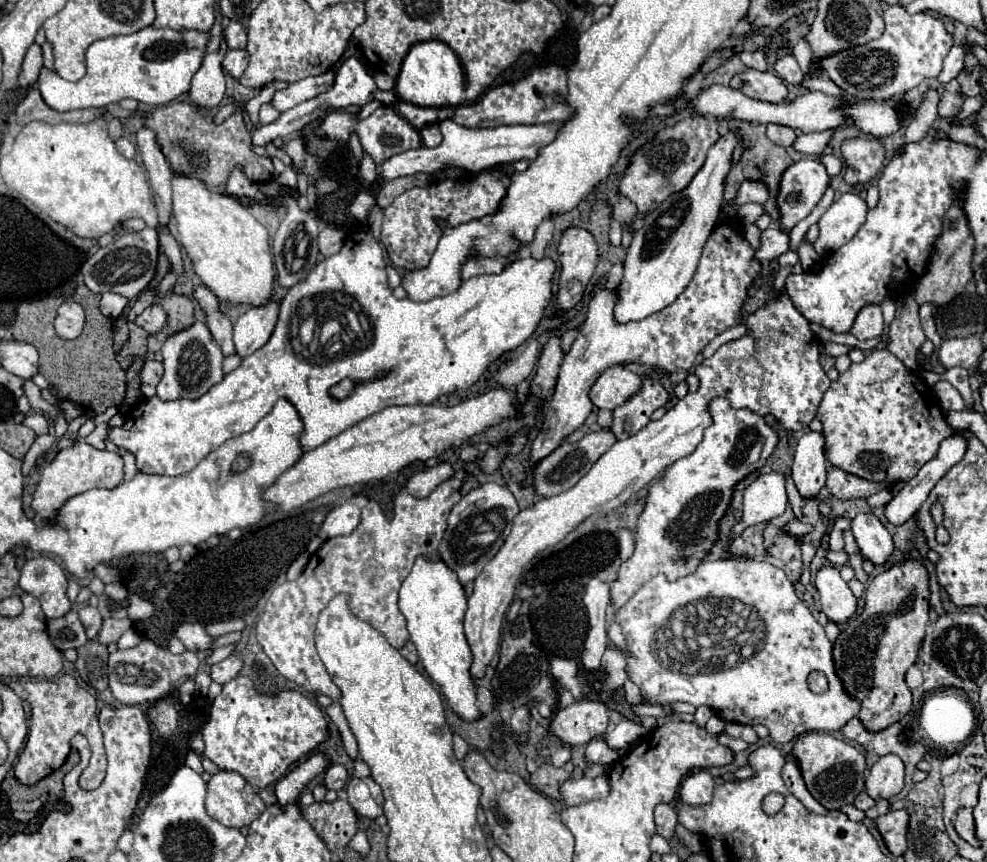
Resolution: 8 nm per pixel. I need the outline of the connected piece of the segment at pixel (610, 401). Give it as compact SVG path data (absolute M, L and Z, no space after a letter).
M611 366L593 384L591 400L597 408L615 410L641 390L641 382L641 376L635 372L623 366Z

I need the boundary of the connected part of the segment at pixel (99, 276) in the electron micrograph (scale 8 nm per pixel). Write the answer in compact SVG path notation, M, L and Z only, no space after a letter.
M145 228L141 232L125 232L115 242L111 242L105 248L99 248L93 256L89 256L83 266L83 278L89 290L93 292L117 292L125 298L139 296L147 284L155 276L157 268L157 254L159 254L159 240L155 228Z

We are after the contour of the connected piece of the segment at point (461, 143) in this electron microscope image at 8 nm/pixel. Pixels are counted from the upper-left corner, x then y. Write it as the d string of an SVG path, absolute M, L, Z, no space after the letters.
M445 120L445 138L439 146L435 148L415 148L409 152L401 152L389 160L385 160L383 170L381 170L381 178L383 180L393 180L399 176L413 176L419 172L425 174L433 174L441 168L447 166L457 166L469 172L481 172L487 170L495 164L513 164L521 158L525 160L533 160L533 156L537 156L537 148L541 148L541 144L549 144L549 140L553 140L553 128L557 128L557 124L533 124L533 126L495 126L495 128L467 128L467 126L459 126L453 120Z

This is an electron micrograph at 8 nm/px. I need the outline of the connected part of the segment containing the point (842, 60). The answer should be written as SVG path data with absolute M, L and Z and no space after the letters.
M889 6L885 10L885 32L881 38L821 60L821 68L847 96L863 100L901 98L923 80L939 76L943 58L951 46L953 38L939 18L925 12L909 14L901 6Z

